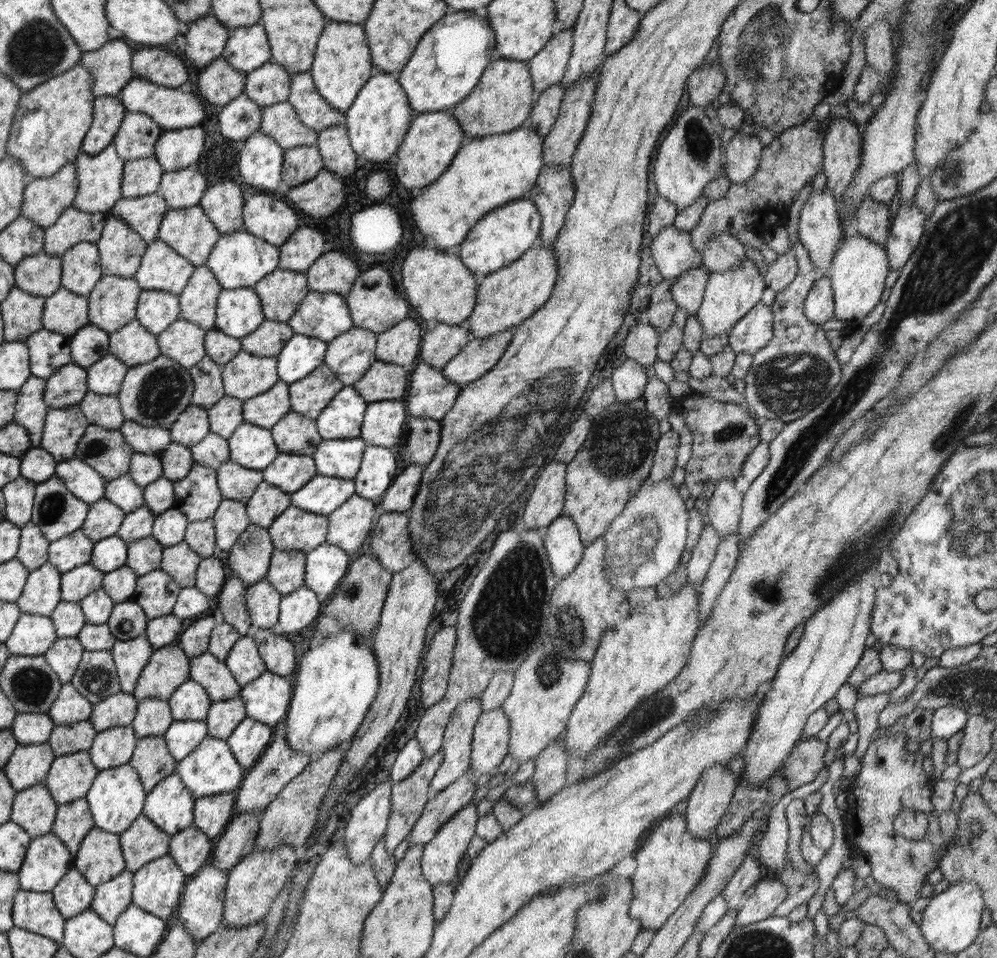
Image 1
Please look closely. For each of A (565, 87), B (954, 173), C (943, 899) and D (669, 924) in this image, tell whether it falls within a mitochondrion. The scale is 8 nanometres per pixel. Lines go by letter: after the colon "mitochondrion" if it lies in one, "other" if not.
A: other
B: mitochondrion
C: other
D: other

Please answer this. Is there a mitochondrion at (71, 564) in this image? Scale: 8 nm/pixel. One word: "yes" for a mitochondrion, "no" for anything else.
no

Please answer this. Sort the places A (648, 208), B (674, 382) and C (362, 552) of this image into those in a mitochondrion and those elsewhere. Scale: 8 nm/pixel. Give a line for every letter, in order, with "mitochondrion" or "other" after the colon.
A: other
B: other
C: other

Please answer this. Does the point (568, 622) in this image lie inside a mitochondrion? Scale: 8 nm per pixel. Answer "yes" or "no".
yes

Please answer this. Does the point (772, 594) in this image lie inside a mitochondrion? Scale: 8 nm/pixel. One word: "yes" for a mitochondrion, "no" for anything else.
no

